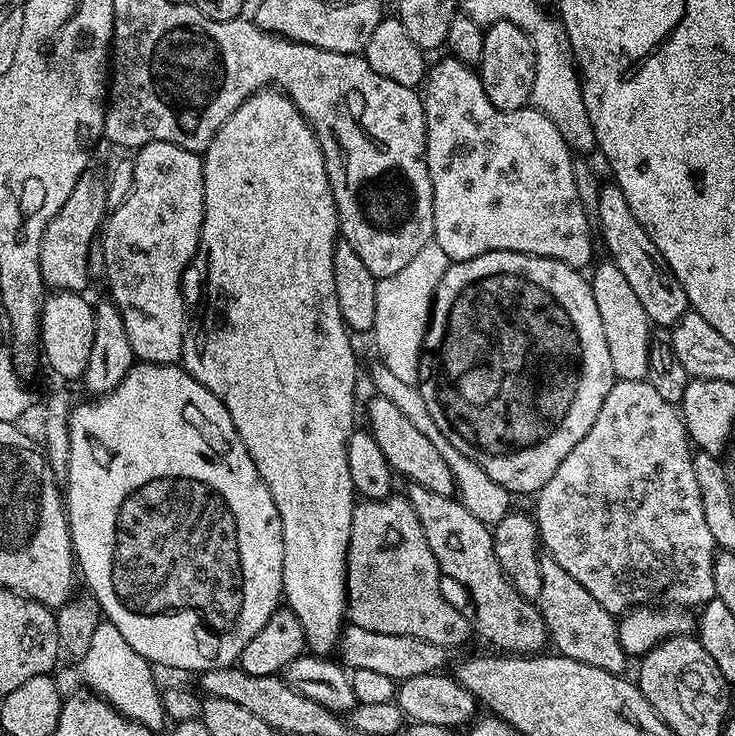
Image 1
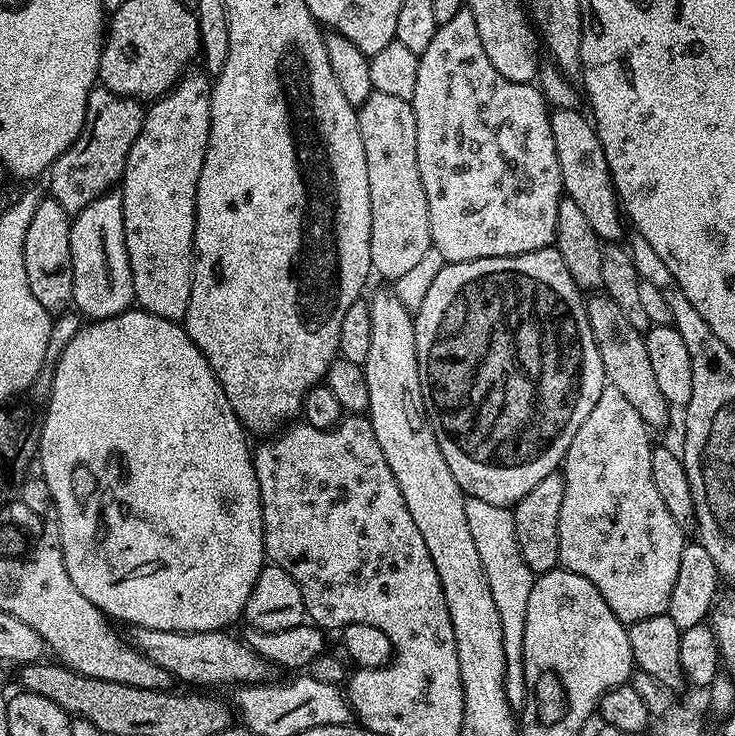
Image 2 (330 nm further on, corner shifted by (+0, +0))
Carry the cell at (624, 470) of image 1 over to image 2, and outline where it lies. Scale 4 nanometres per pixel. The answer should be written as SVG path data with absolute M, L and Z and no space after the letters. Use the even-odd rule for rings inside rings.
M605 386L602 394L598 394L598 402L594 402L594 410L590 410L586 422L578 426L578 434L574 434L574 442L570 442L570 450L565 454L562 465L564 489L562 490L562 511L558 513L560 564L574 574L582 574L582 578L590 578L590 582L598 586L598 594L606 598L606 606L610 606L610 610L614 610L614 614L626 626L642 618L654 618L667 613L670 606L670 590L674 590L674 582L678 578L678 566L682 563L682 550L686 543L685 529L680 528L678 522L674 522L670 510L666 510L666 502L662 502L662 494L658 494L658 489L654 487L654 473L650 470L650 454L654 441L648 435L650 435L650 429L642 422L638 410L630 406L630 401L619 390Z

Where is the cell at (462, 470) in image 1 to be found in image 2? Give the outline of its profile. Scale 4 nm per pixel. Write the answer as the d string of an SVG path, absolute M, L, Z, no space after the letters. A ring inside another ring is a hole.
M473 496L467 497L464 505L466 522L470 525L470 534L474 537L474 547L478 549L478 558L482 560L486 572L486 582L490 582L490 595L494 598L494 607L498 610L498 619L502 621L502 648L506 654L506 698L511 708L520 710L528 698L522 638L526 638L526 606L530 599L534 574L530 566L526 566L522 550L518 550L518 534L514 530L512 508L494 506L494 502L482 502L482 498Z

